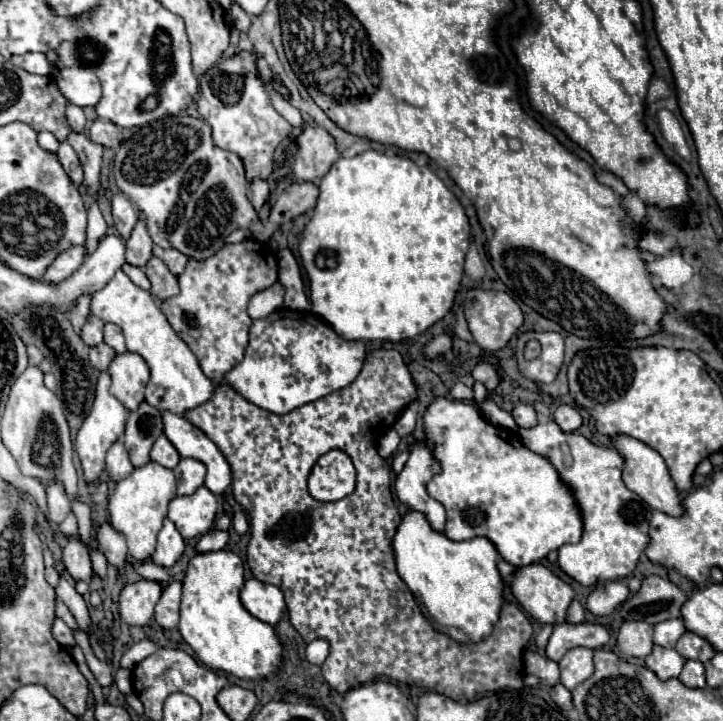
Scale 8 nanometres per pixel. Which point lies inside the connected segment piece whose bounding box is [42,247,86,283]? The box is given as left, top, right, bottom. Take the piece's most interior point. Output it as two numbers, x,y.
66,263

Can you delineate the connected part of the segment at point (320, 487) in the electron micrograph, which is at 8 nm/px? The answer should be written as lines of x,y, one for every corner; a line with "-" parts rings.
340,449
324,453
308,477
310,495
318,501
340,501
354,493
356,471
350,455

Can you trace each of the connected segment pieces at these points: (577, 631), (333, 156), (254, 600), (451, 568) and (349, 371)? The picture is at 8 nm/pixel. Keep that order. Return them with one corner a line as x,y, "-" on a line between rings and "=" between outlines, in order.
562,623
562,625
554,625
554,631
546,647
546,657
552,661
560,661
568,649
574,649
574,647
598,649
598,647
604,647
606,643
608,643
608,631
602,625
=
304,127
302,135
296,141
294,155
294,177
300,181
318,181
322,179
330,165
340,157
336,151
334,139
322,127
=
248,579
240,593
242,605
260,621
278,625
284,615
284,595
276,585
262,583
258,579
=
410,511
408,515
404,515
394,535
394,555
396,555
398,575
410,587
414,601
418,603
418,607
422,609
430,625
434,625
434,629
438,629
440,633
446,633
450,639
456,639
462,645
484,641
492,633
492,627
498,621
502,603
504,603
504,597
502,597
504,583
496,567
498,551
486,537
452,541
444,533
434,531
422,513
=
282,307
252,323
244,359
224,375
222,383
238,391
246,401
282,415
350,385
364,365
364,357
366,345
362,341
348,341
336,335
312,311
290,311

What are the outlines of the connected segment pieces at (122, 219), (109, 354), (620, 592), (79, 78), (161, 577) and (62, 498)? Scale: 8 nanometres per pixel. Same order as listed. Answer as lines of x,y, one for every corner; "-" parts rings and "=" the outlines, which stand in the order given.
118,193
112,197
112,215
114,215
114,223
116,223
116,229
120,231
120,235
124,239
128,239
134,225
140,219
140,211
132,205
132,201
126,195
=
100,343
98,347
90,349
90,363
92,363
94,369
106,371
108,365
110,365
110,361
114,359
114,355
116,355
114,349
110,349
106,343
=
608,581
608,583
598,585
588,595
586,607
592,615
608,615
614,609
618,609
618,605
622,605
628,595
630,595
630,591
624,581
=
74,65
70,69
60,69
56,75
60,93
78,107
96,107
102,97
100,81
92,67
=
146,561
146,563
140,563
140,567
138,567
138,571
140,571
140,575
142,577
146,577
146,579
154,579
154,581
158,581
158,583
170,583
170,573
166,571
166,569
162,569
162,567
156,567
154,563
150,563
150,561
=
52,483
46,485
46,495
48,495
48,509
50,509
50,519
54,523
62,523
66,519
66,515
72,511
70,509
70,501
68,495
64,491
64,487
60,483

